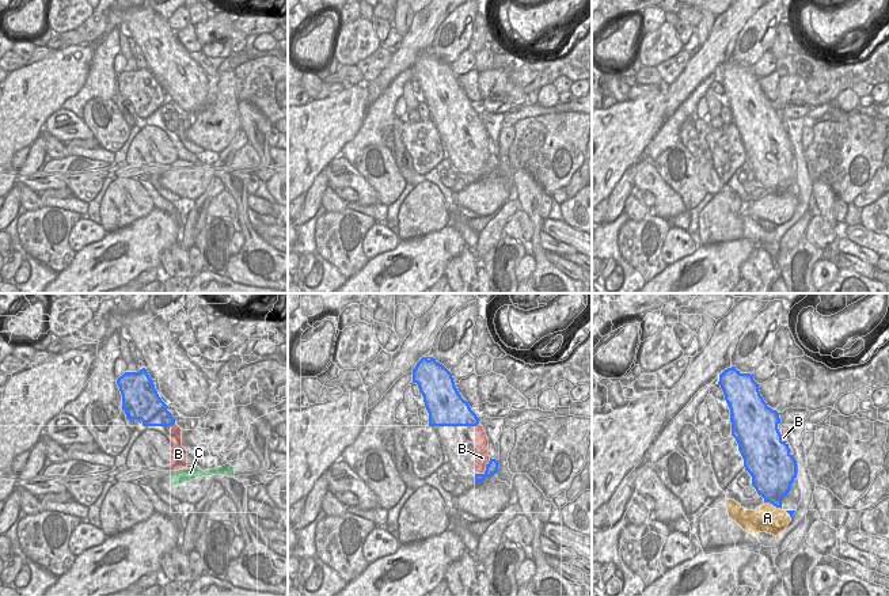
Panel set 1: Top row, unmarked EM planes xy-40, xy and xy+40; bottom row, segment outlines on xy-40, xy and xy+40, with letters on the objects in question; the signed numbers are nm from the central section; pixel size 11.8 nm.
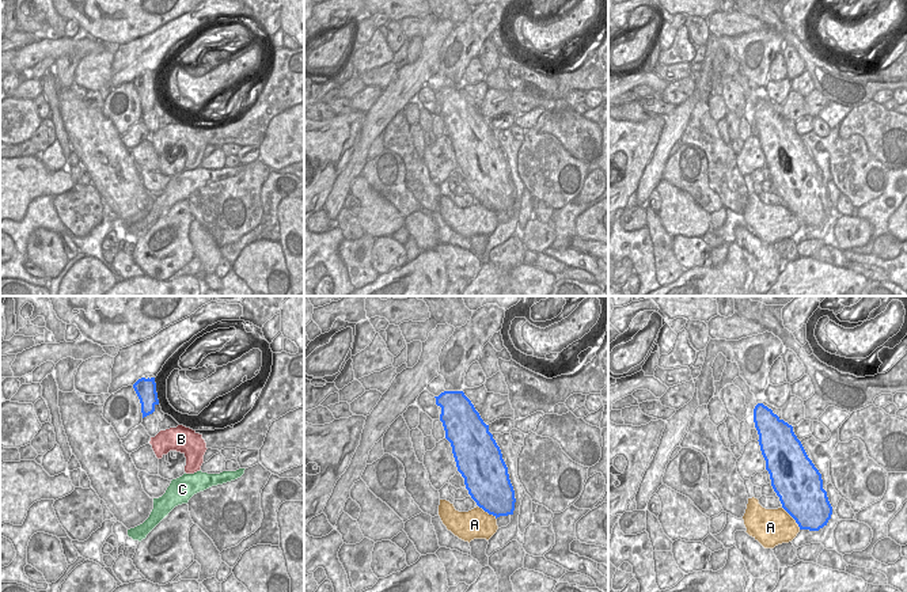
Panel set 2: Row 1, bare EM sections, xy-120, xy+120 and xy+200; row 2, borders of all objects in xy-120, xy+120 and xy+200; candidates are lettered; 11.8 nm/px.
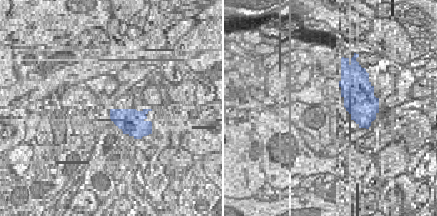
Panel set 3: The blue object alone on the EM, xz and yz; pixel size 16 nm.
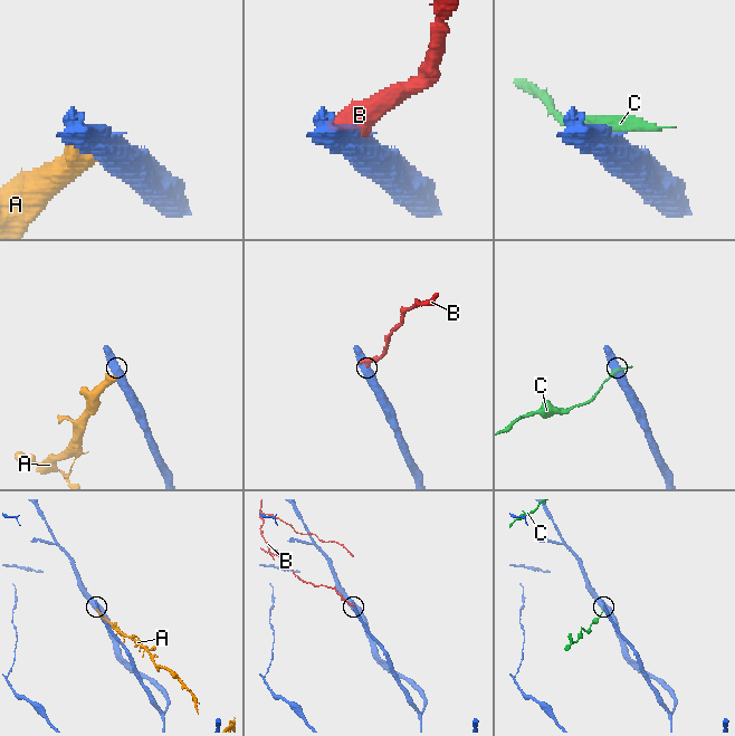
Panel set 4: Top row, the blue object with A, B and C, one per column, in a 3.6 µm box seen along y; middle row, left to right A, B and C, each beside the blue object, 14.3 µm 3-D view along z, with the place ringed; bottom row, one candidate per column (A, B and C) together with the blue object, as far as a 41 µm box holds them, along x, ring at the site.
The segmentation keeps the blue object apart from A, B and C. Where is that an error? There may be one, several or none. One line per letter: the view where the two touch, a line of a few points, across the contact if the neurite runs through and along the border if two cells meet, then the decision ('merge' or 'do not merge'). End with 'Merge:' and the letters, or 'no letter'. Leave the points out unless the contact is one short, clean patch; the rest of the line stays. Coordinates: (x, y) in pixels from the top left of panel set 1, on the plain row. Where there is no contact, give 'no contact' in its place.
A: xy+40 | do not merge
B: xy | do not merge
C: no contact | do not merge
Merge: no letter

